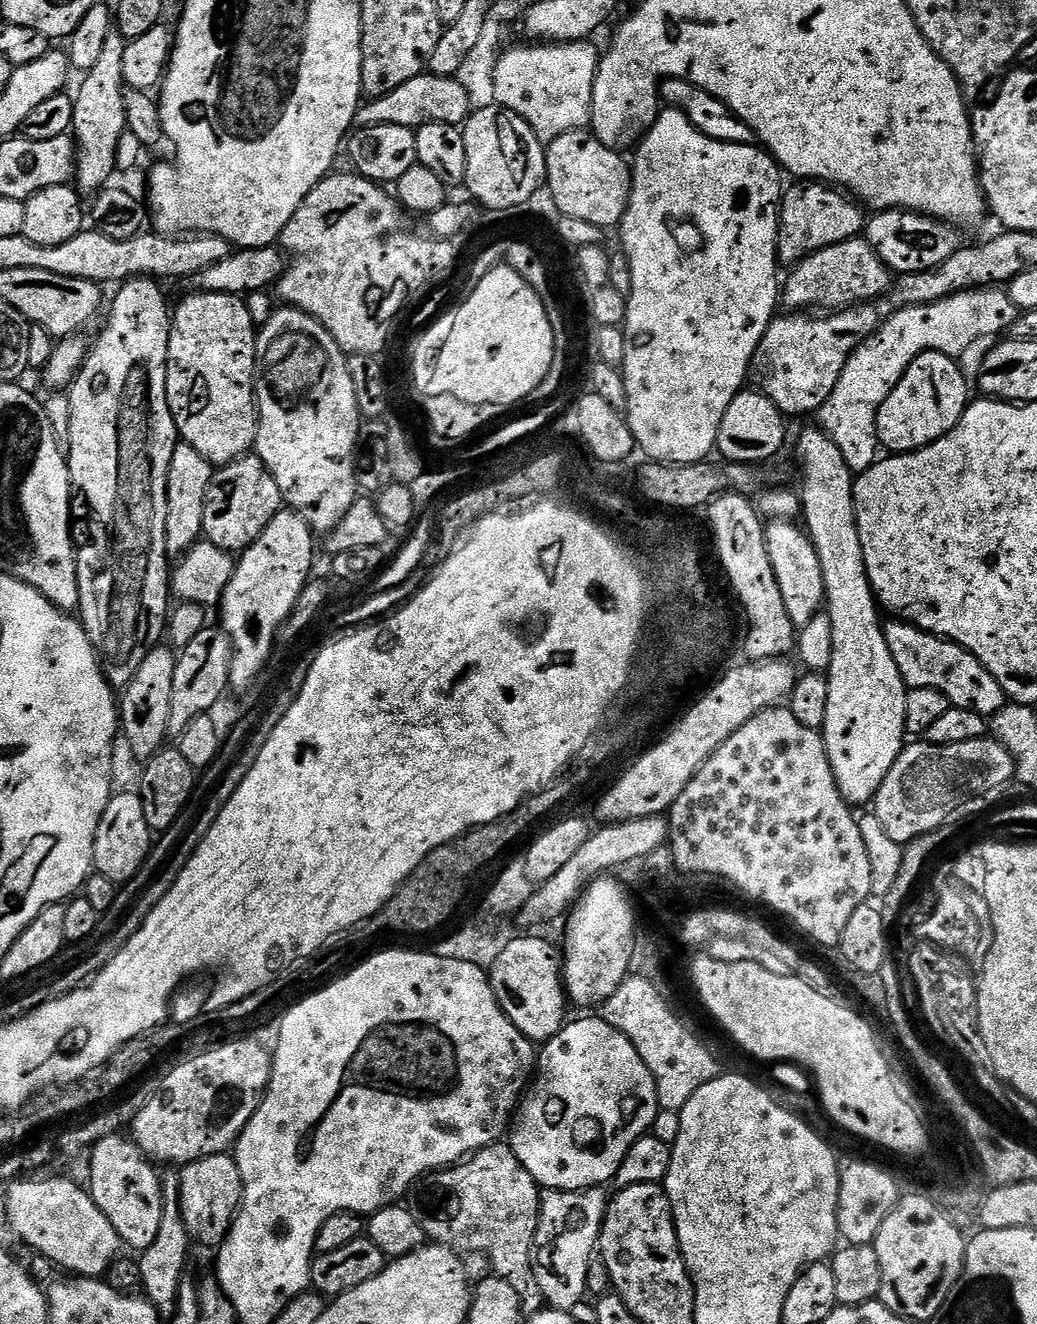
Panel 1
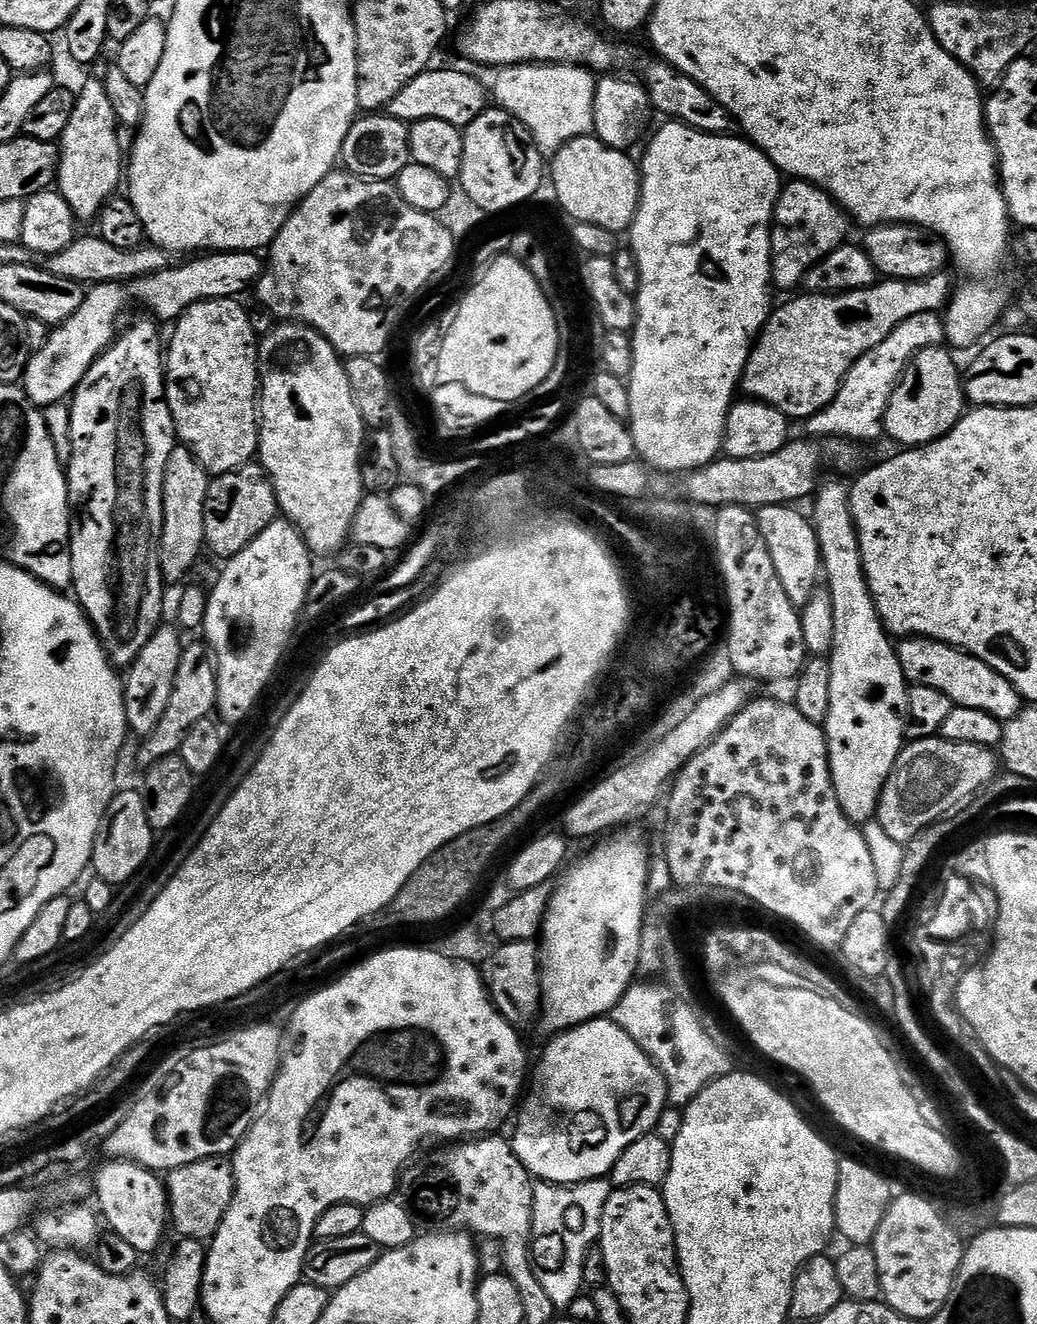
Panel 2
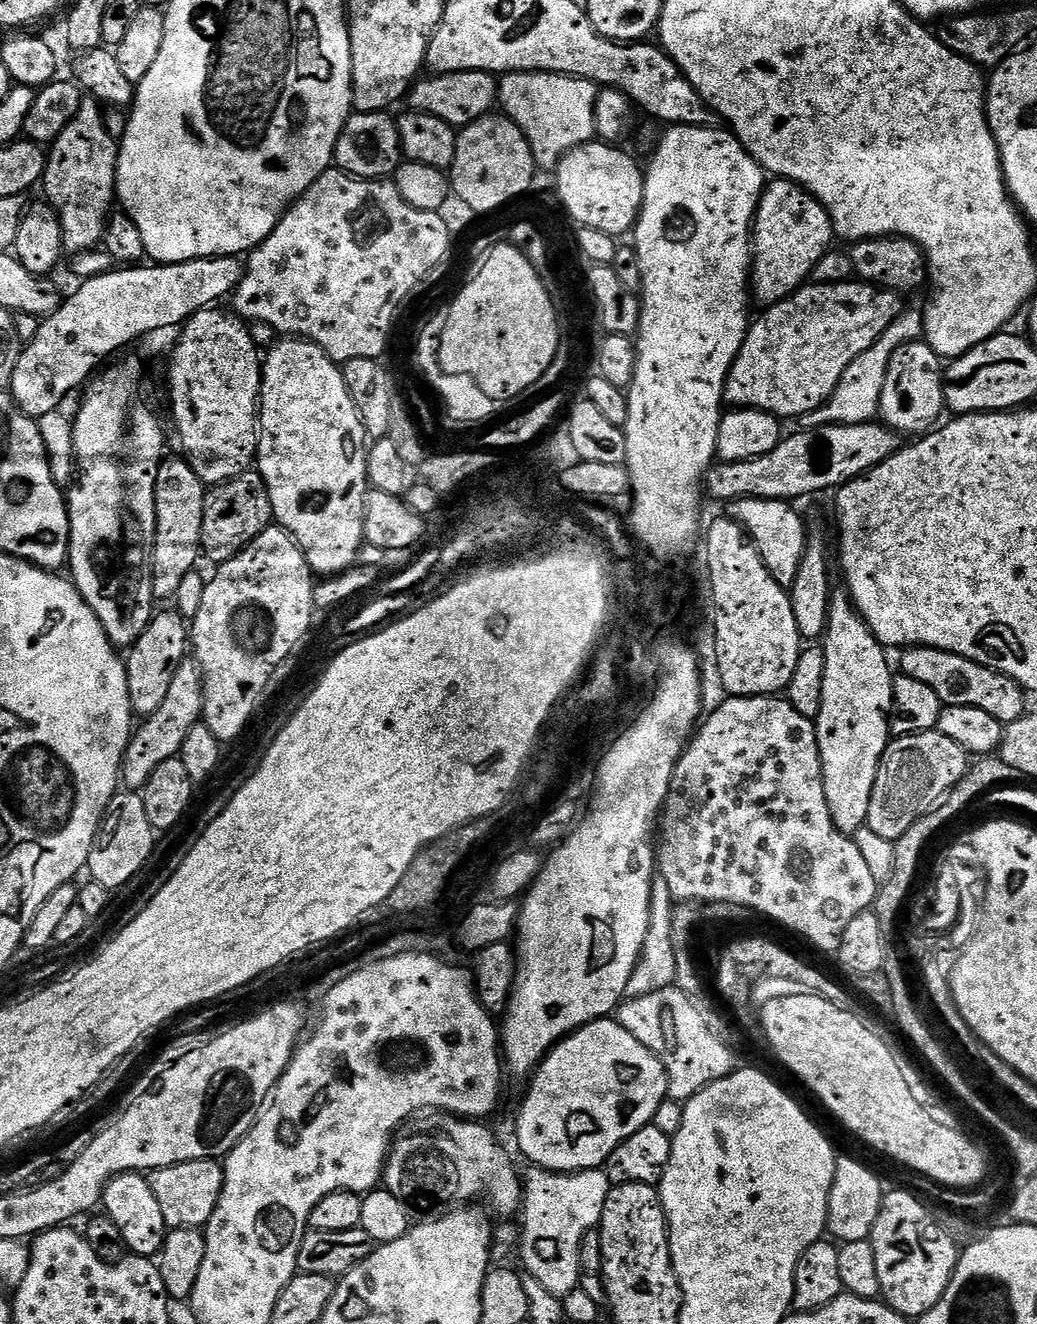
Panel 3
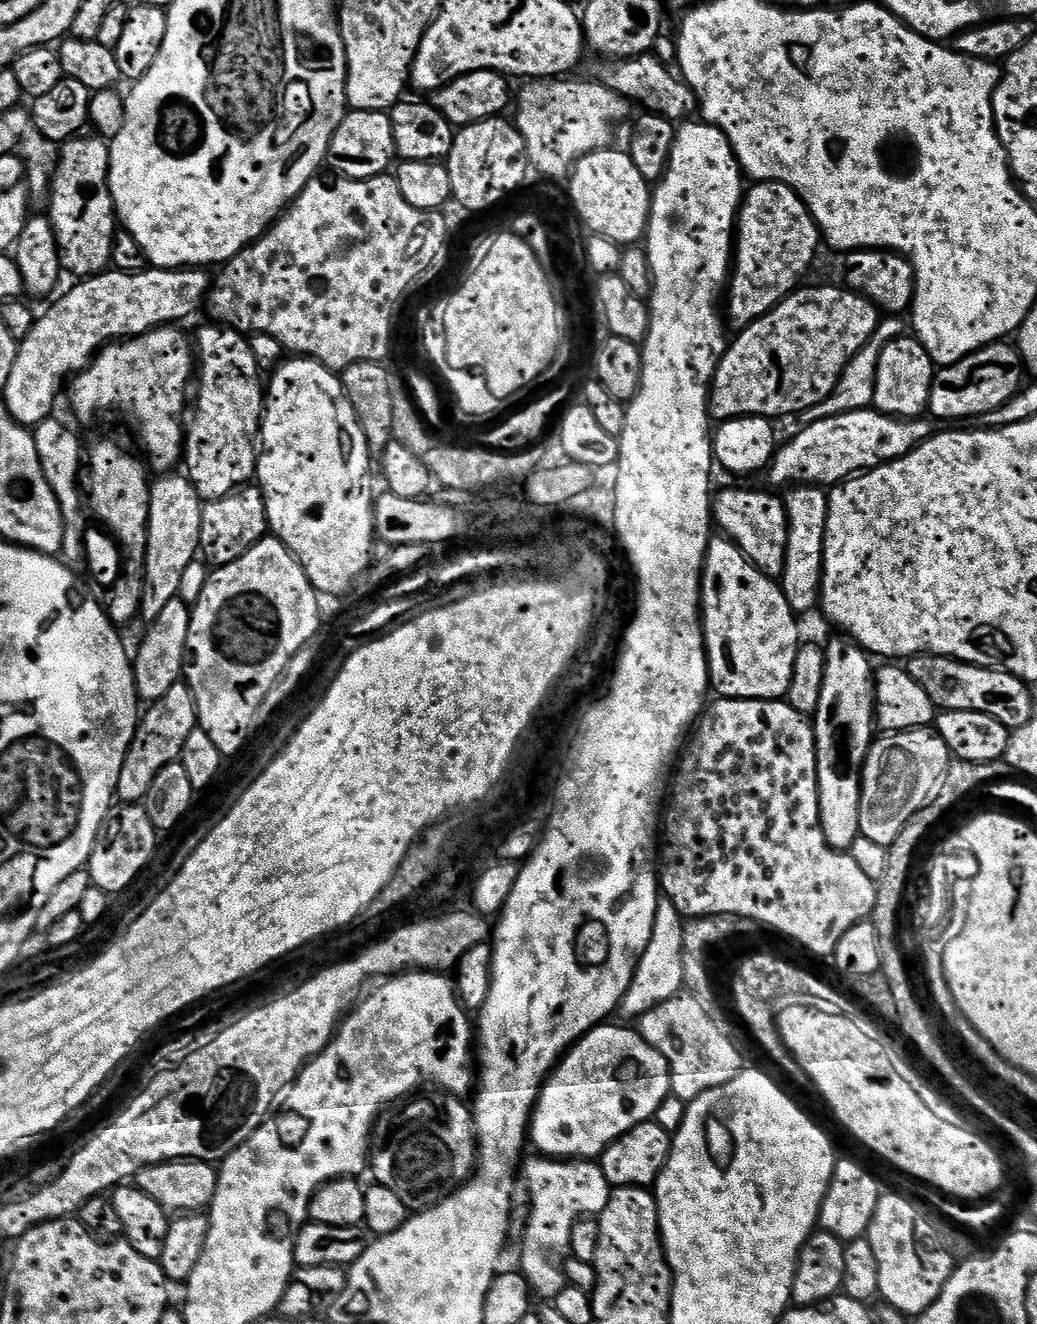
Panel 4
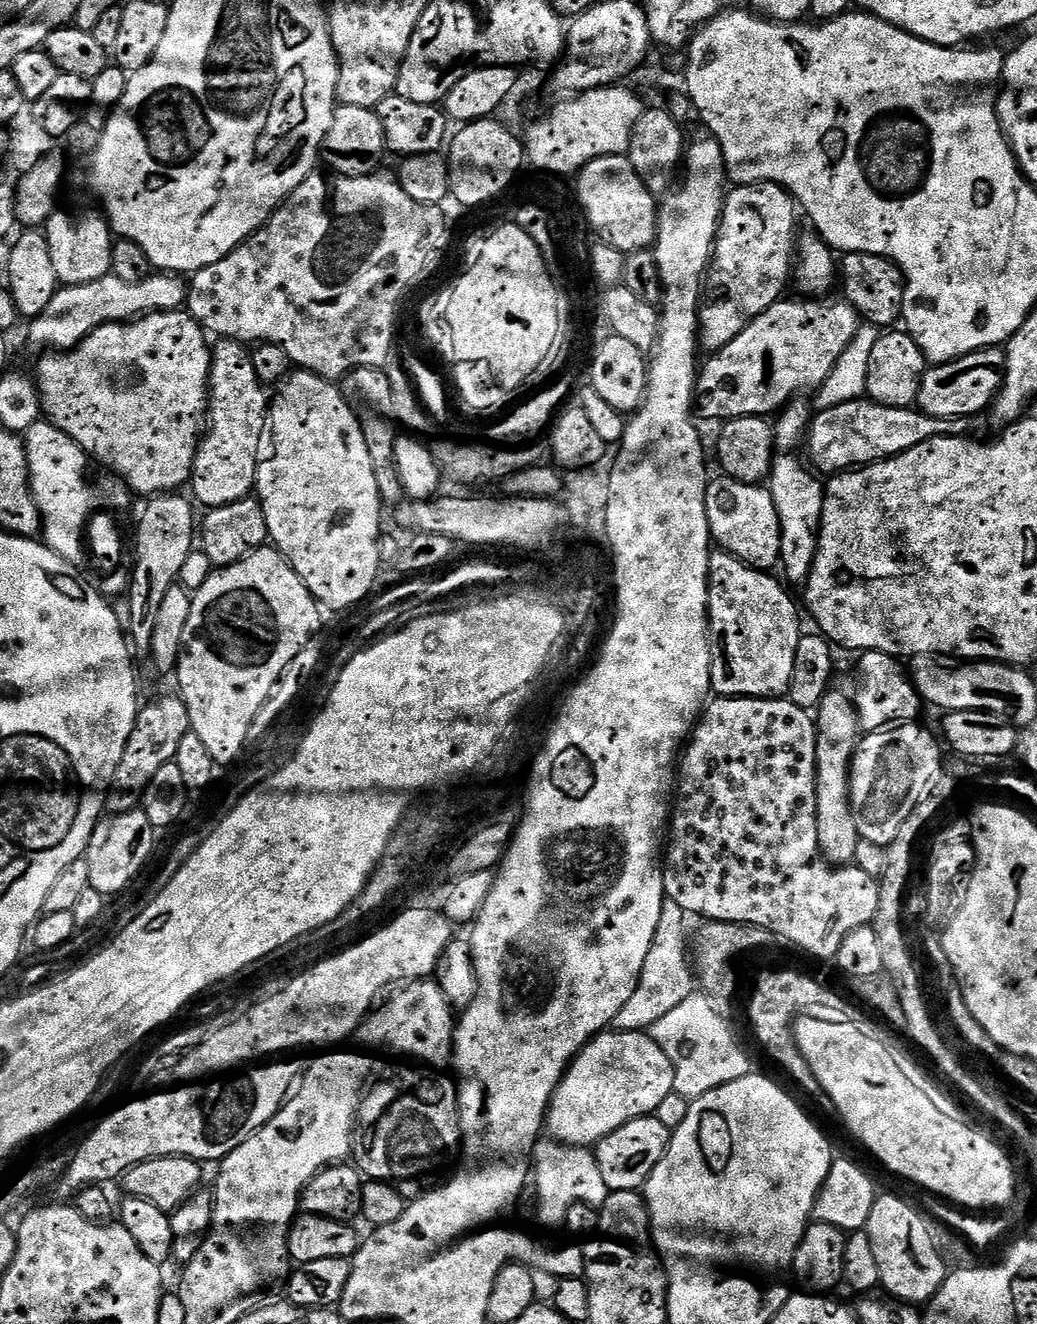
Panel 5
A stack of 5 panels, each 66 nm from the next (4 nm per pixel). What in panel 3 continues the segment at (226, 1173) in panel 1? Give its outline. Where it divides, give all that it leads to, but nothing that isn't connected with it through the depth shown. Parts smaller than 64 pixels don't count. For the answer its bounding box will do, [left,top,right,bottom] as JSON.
[147,1159,224,1229]

